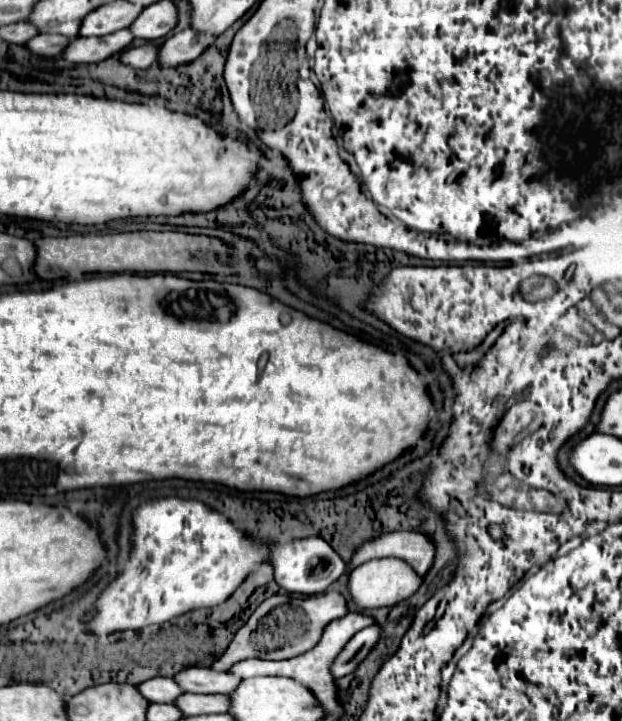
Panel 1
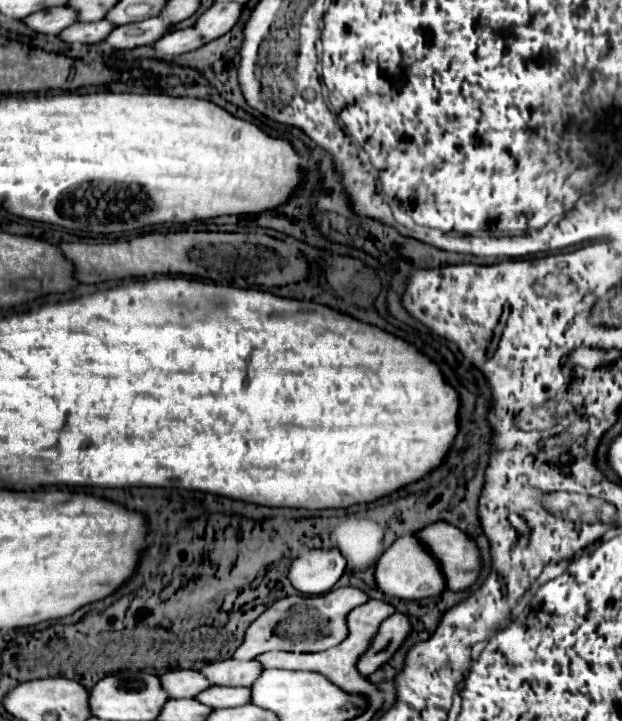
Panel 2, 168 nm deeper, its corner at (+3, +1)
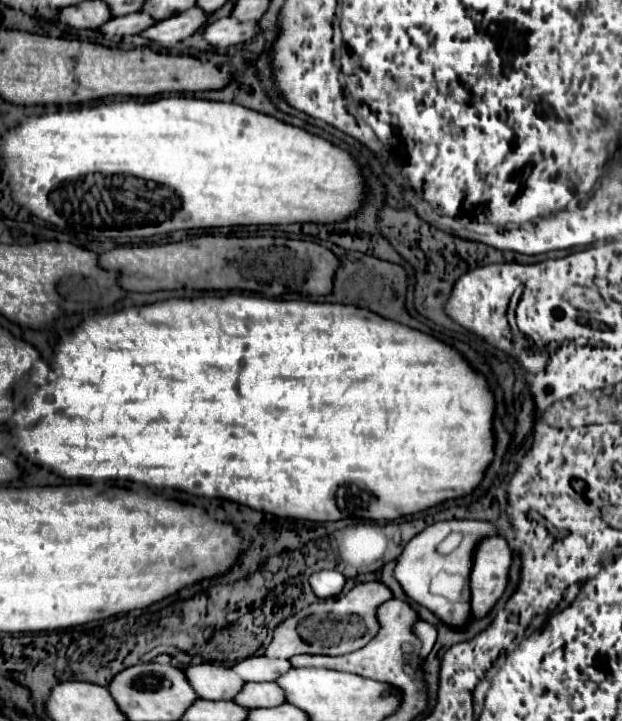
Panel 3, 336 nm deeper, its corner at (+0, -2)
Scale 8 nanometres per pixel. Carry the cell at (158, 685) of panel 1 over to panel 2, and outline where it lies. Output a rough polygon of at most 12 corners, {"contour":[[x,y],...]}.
{"contour":[[196,670],[160,676],[170,698],[194,698],[212,684]]}

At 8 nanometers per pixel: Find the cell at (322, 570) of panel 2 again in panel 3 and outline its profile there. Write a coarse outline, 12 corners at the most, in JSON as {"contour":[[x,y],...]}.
{"contour":[[319,571],[309,583],[319,599],[337,597],[345,577],[339,571]]}

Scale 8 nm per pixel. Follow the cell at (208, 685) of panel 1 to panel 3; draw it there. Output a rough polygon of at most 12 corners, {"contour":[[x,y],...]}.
{"contour":[[249,657],[233,667],[243,681],[275,681],[287,659]]}

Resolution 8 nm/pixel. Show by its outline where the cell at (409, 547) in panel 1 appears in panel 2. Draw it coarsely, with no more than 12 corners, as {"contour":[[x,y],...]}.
{"contour":[[434,522],[412,534],[438,562],[446,586],[478,578],[480,552],[458,528]]}

